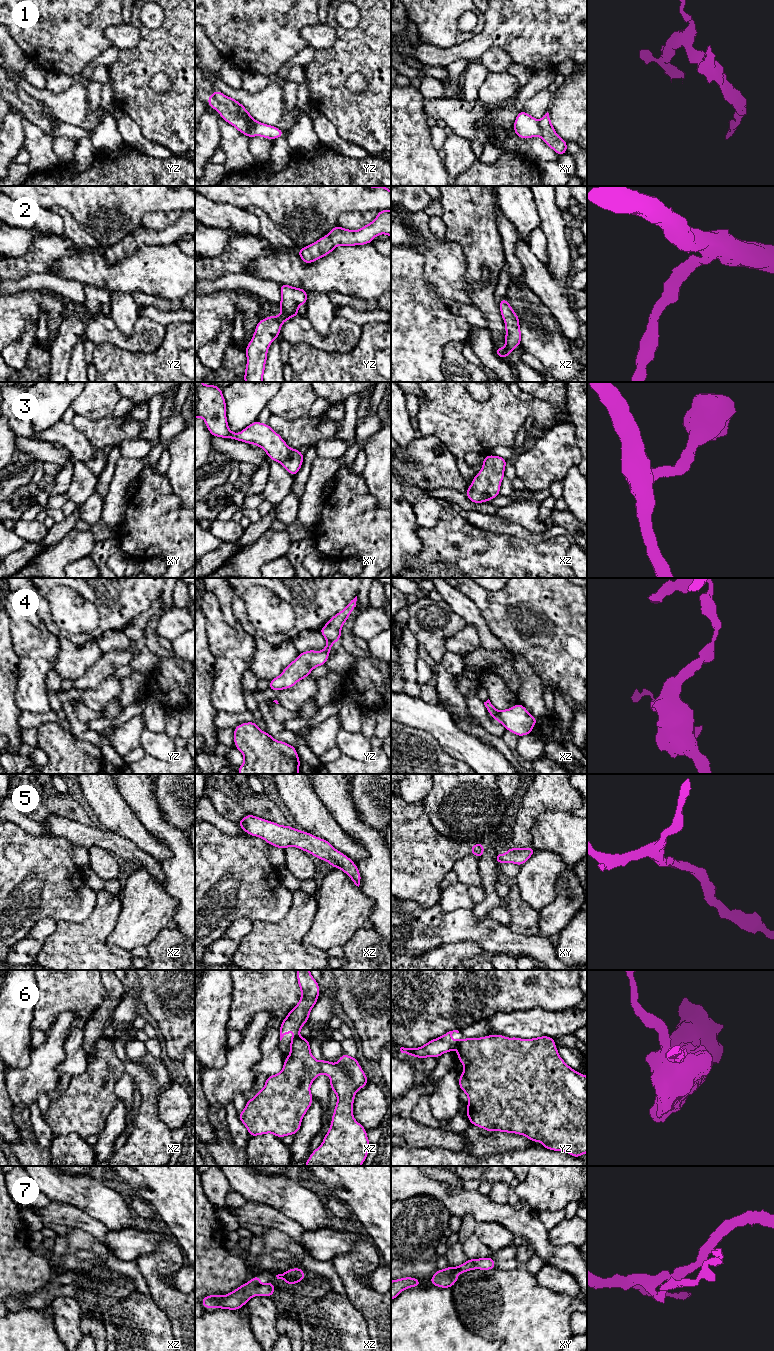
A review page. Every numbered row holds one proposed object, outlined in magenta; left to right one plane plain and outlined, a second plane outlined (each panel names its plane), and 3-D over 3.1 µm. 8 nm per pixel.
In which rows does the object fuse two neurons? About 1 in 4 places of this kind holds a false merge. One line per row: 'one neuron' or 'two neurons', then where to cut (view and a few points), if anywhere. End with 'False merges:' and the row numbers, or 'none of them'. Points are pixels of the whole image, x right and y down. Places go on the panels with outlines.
1: two neurons | yz (238, 103), (240, 115), (246, 121), (252, 136)
2: one neuron | no cut
3: one neuron | no cut
4: two neurons | xz (498, 711), (494, 717)
5: one neuron | no cut
6: two neurons | yz (464, 1039), (456, 1048)
7: one neuron | no cut
False merges: 1, 4, 6

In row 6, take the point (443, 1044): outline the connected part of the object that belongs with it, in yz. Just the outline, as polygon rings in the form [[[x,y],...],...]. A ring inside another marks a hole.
[[[458,1030],[449,1031],[444,1035],[427,1042],[422,1047],[419,1048],[401,1047],[400,1051],[401,1053],[405,1053],[409,1056],[414,1056],[422,1059],[427,1057],[438,1058],[444,1053],[453,1051],[454,1048],[457,1049],[459,1044],[464,1040],[462,1038],[458,1038],[455,1042],[453,1042],[452,1034],[454,1032],[459,1033]]]

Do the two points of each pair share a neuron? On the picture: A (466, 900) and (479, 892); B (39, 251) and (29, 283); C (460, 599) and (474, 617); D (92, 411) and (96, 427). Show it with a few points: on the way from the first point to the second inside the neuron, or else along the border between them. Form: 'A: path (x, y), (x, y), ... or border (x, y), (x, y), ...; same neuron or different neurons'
A: border (467, 887), (470, 897), (475, 904); different neurons
B: border (50, 272), (32, 272), (17, 280), (10, 281); different neurons
C: path (460, 603), (470, 613); same neuron
D: border (75, 413), (90, 419), (101, 419), (111, 415); different neurons

